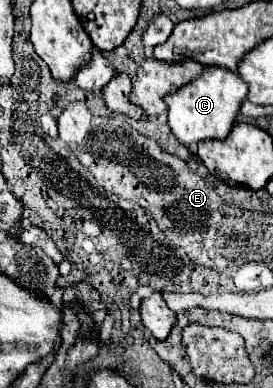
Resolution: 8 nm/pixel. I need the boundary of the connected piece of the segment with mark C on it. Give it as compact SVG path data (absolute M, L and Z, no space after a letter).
M205 67L199 79L165 97L165 103L169 107L169 129L183 145L191 145L203 139L227 139L245 99L247 85L237 73L219 67Z

